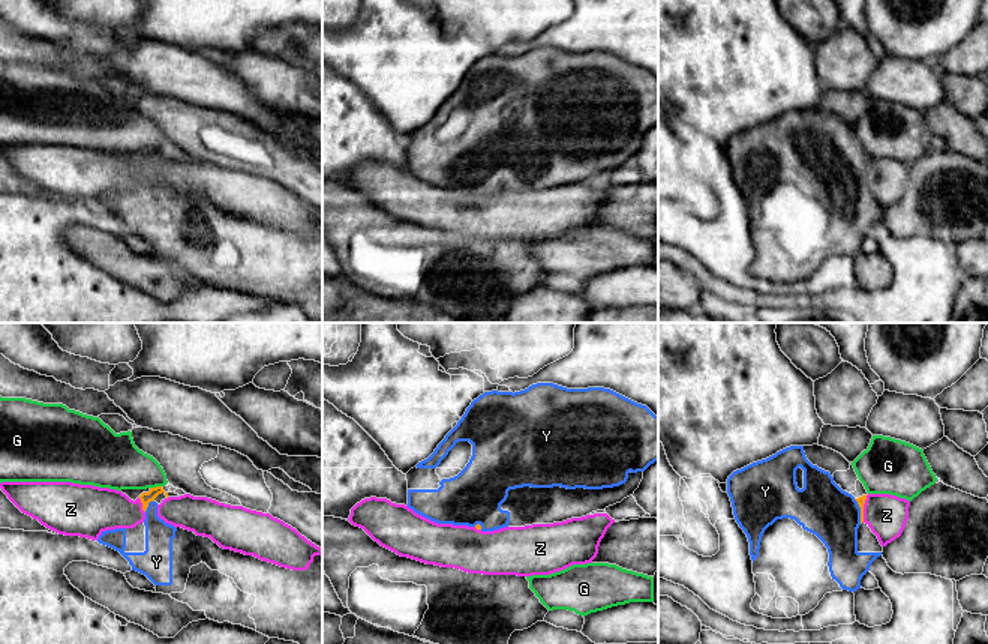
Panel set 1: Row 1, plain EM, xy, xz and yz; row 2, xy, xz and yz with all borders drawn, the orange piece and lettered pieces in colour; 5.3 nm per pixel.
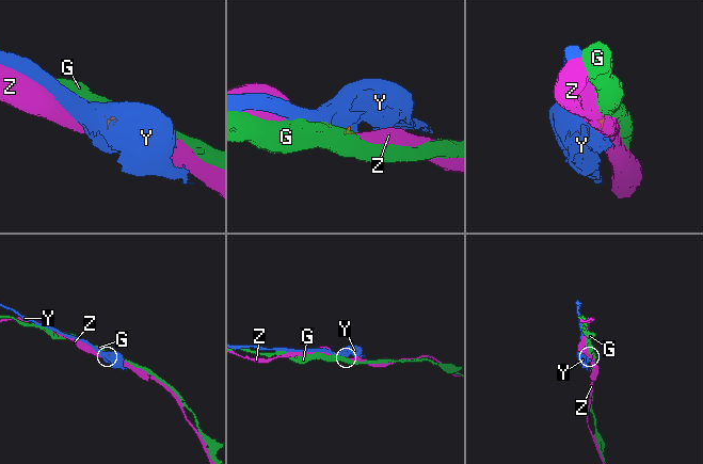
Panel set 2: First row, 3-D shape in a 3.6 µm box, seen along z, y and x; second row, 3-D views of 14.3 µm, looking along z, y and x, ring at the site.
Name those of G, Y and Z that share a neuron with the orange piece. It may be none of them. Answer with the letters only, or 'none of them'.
Y

